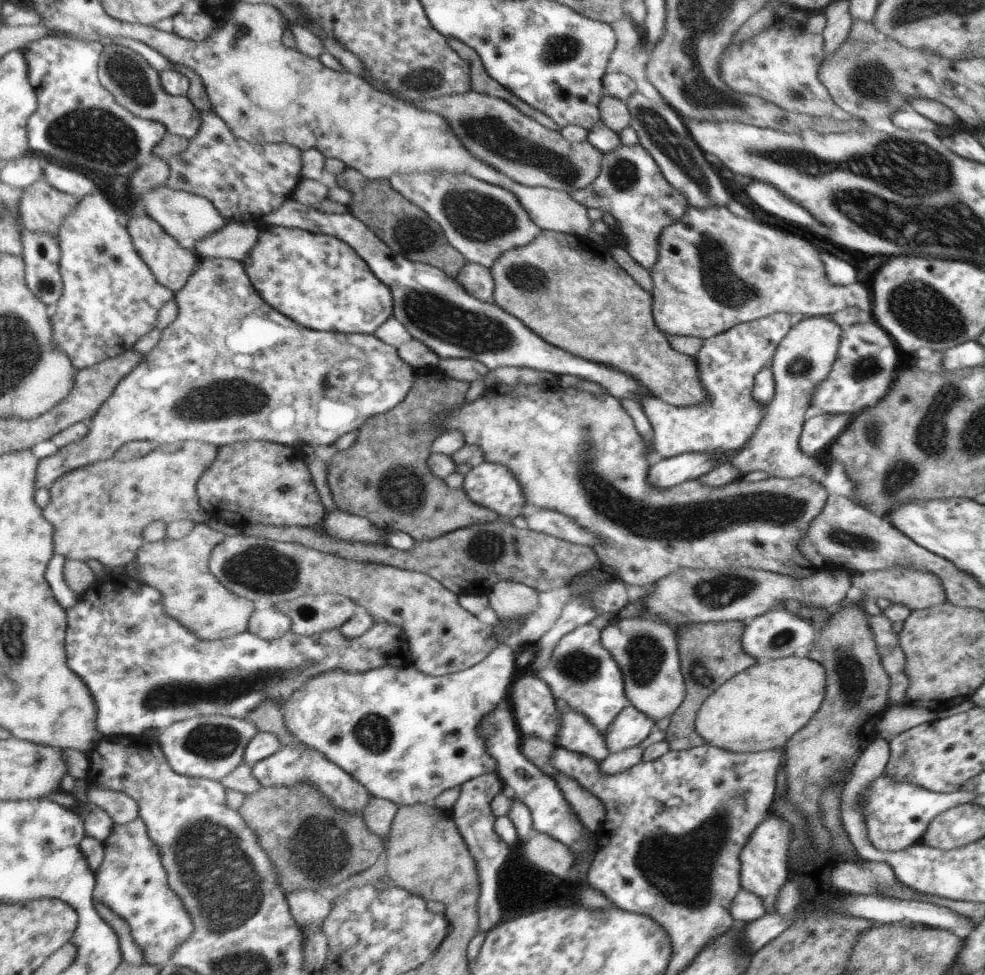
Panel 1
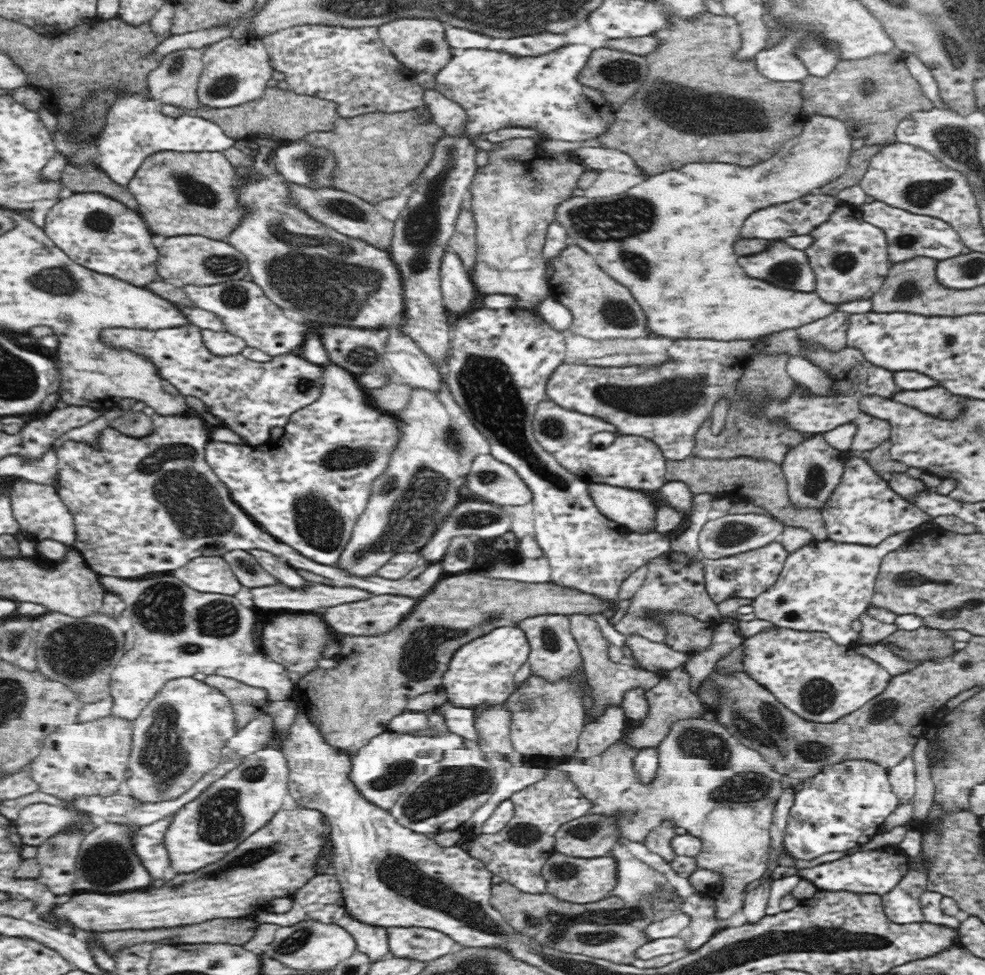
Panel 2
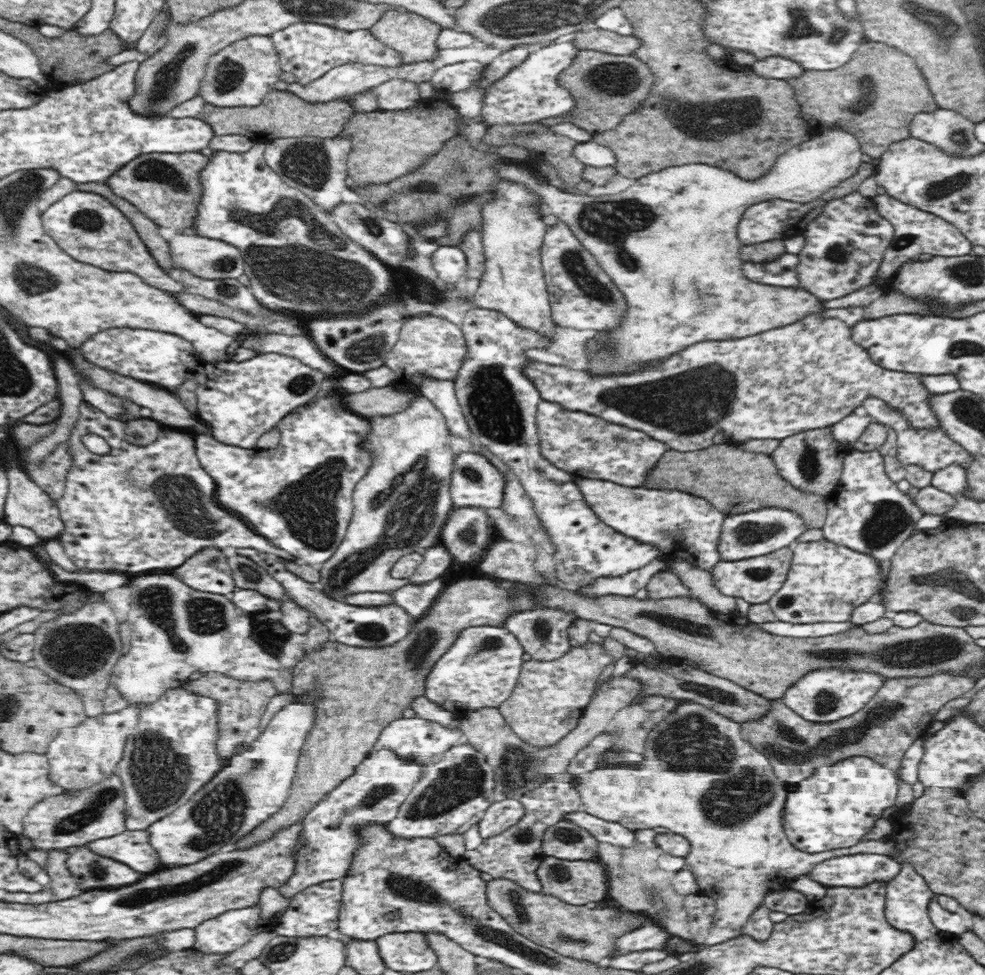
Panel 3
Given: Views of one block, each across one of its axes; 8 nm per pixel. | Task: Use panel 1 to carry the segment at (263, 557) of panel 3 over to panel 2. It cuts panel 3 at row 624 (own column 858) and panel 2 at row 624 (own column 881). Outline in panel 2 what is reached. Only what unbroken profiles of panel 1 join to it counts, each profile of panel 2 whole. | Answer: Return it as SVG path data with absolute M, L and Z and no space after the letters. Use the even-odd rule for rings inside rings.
M394 594L371 595L366 600L348 602L340 606L326 608L322 618L332 630L345 636L382 636L396 629L396 626L414 610L417 602L412 598L400 598Z

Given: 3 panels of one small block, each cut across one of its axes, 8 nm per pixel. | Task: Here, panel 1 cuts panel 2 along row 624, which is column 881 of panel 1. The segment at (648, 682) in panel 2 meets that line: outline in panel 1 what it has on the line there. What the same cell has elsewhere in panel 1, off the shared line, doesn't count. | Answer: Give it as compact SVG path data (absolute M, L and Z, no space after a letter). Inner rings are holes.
M911 568L884 569L883 571L868 571L850 573L851 584L860 588L868 598L886 598L892 605L908 606L910 610L922 610L937 607L946 602L944 585L932 573Z

